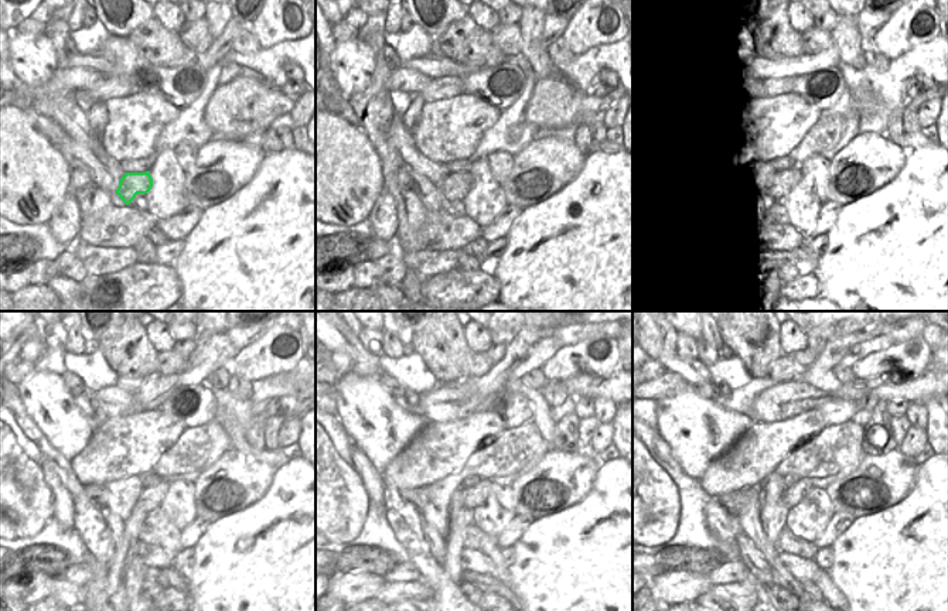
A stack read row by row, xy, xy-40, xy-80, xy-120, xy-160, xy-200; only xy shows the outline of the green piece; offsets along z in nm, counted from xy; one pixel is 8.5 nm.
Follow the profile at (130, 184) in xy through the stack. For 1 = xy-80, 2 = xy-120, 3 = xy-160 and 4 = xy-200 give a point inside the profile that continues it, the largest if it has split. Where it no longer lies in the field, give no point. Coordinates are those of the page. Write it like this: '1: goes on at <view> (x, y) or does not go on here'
1: goes on at xy-80 (783, 183)
2: goes on at xy-120 (150, 498)
3: goes on at xy-160 (473, 497)
4: goes on at xy-200 (795, 492)

